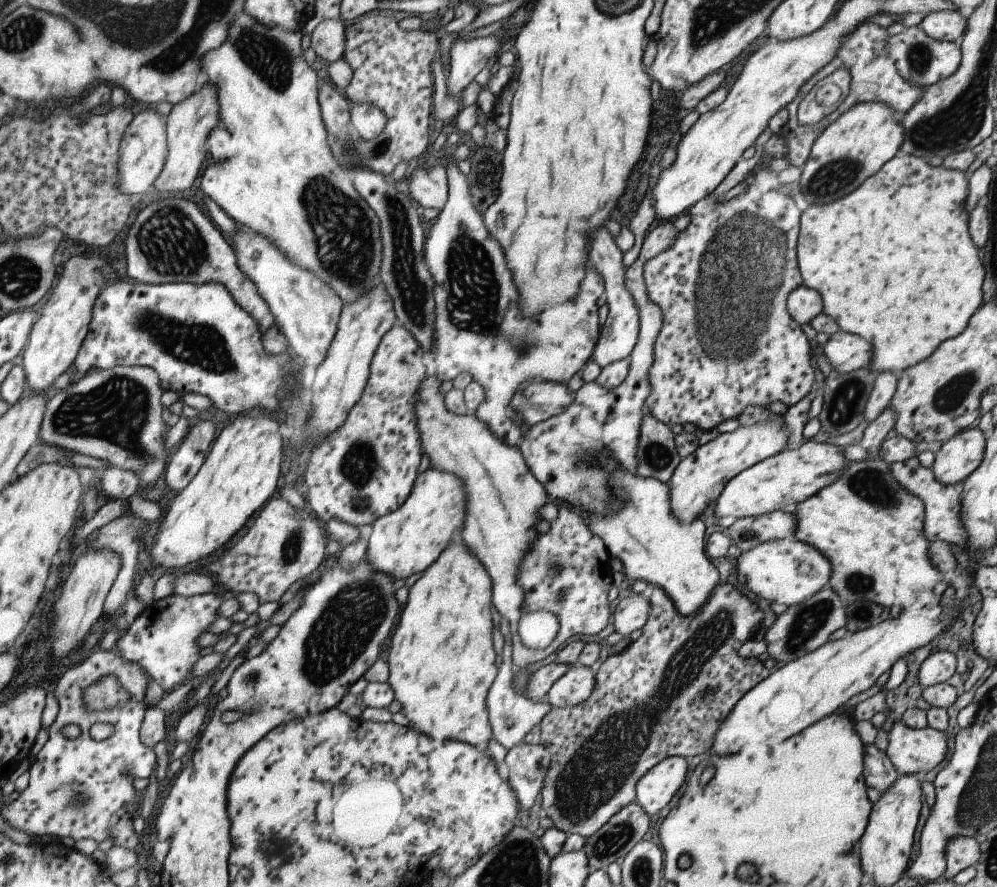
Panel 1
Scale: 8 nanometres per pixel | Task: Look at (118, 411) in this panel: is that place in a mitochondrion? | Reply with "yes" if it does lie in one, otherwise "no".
yes

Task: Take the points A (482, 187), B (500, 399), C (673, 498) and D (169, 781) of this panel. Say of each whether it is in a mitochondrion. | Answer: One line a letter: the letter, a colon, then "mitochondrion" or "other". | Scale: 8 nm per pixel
A: mitochondrion
B: other
C: other
D: other

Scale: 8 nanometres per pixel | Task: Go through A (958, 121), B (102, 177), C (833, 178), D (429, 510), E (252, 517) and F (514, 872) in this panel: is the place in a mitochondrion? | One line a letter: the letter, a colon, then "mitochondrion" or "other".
A: mitochondrion
B: mitochondrion
C: mitochondrion
D: other
E: other
F: mitochondrion

